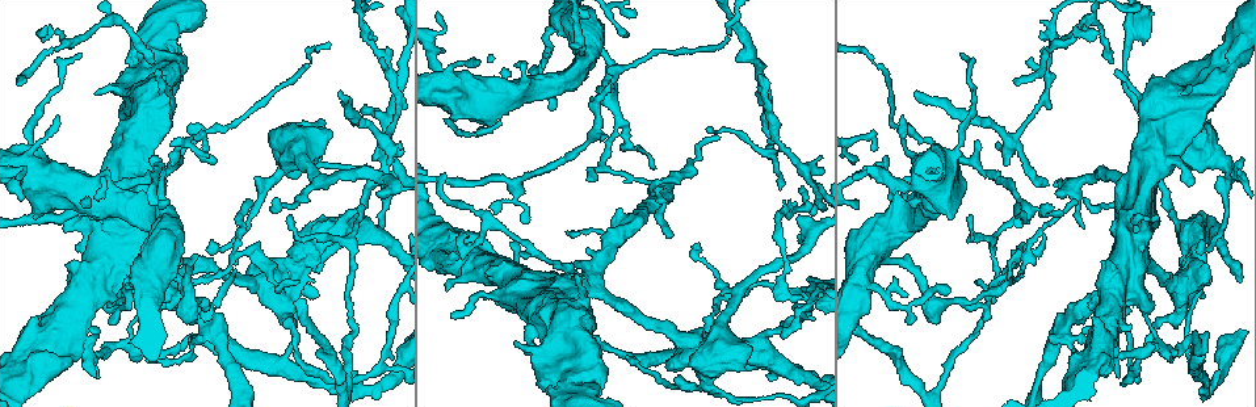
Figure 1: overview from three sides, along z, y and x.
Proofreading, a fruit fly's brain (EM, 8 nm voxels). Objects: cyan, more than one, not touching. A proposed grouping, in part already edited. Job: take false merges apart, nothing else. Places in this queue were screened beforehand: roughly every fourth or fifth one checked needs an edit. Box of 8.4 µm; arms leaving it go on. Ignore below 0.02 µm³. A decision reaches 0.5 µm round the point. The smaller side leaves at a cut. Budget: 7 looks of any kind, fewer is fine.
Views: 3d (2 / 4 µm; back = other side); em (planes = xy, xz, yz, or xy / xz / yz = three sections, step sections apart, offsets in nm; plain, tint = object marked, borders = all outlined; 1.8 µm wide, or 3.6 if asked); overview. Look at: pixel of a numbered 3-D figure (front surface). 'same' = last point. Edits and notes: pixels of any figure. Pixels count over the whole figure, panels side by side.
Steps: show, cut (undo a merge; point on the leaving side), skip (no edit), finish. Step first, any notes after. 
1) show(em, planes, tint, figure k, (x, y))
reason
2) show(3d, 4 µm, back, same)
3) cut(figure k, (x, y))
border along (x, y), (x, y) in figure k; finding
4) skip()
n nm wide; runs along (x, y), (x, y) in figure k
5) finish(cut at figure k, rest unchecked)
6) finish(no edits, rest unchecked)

show(3d, 2 µm, figure 1, (1075, 183))

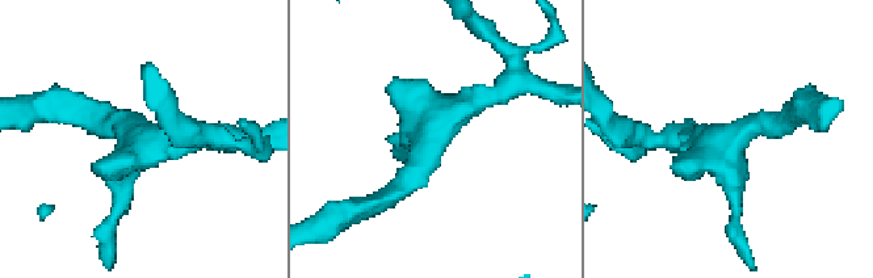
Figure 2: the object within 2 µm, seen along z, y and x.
show(em, planes, tint, figure 2, (429, 141))
shape alone is not enough

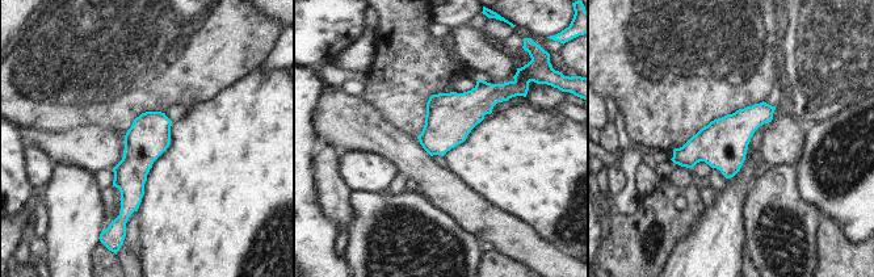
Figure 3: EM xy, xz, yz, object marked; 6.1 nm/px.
skip()
continuous, no second neuron

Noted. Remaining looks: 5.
show(em, 3.6 µm, planes, plain, figure 1, (27, 162))
calibre changes

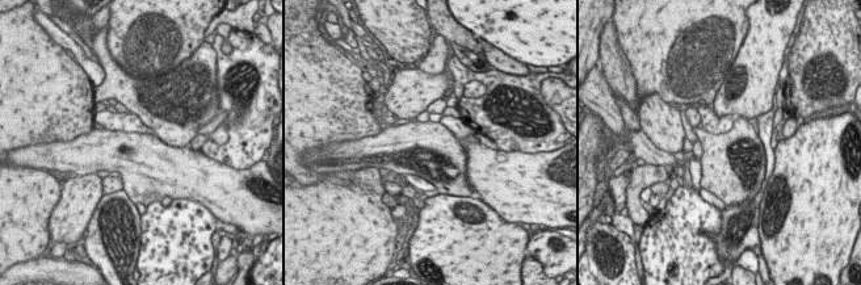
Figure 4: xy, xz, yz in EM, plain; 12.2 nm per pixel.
show(em, 3.6 µm, planes, tint, same)
with the object marked

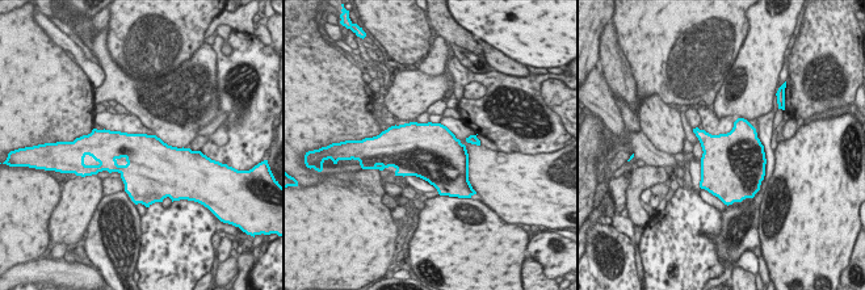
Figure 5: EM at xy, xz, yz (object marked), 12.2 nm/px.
skip()
all the same neuron

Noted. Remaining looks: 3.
show(em, xy, step 8, tint, figure 1, (282, 360))
calibre changes

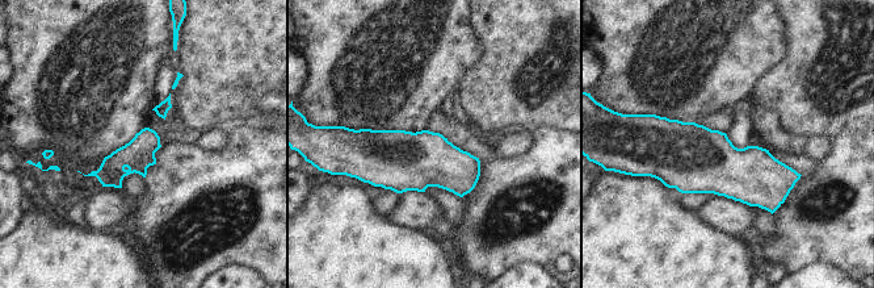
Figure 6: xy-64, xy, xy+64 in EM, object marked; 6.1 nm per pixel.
show(em, planes, tint, same)
another direction

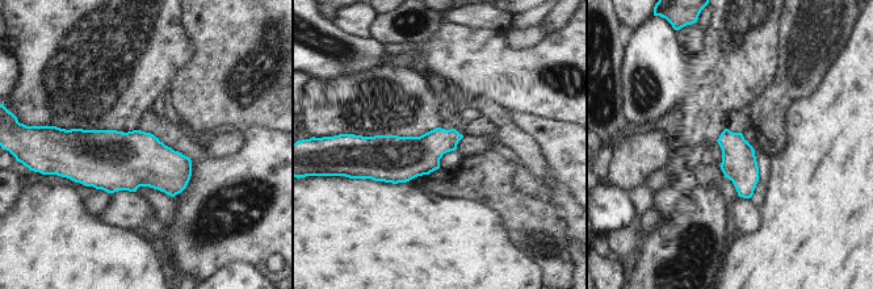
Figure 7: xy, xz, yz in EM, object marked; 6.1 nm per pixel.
skip()
220 nm wide; continuous, no second neuron

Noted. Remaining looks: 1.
finish(no edits, rest unchecked)

